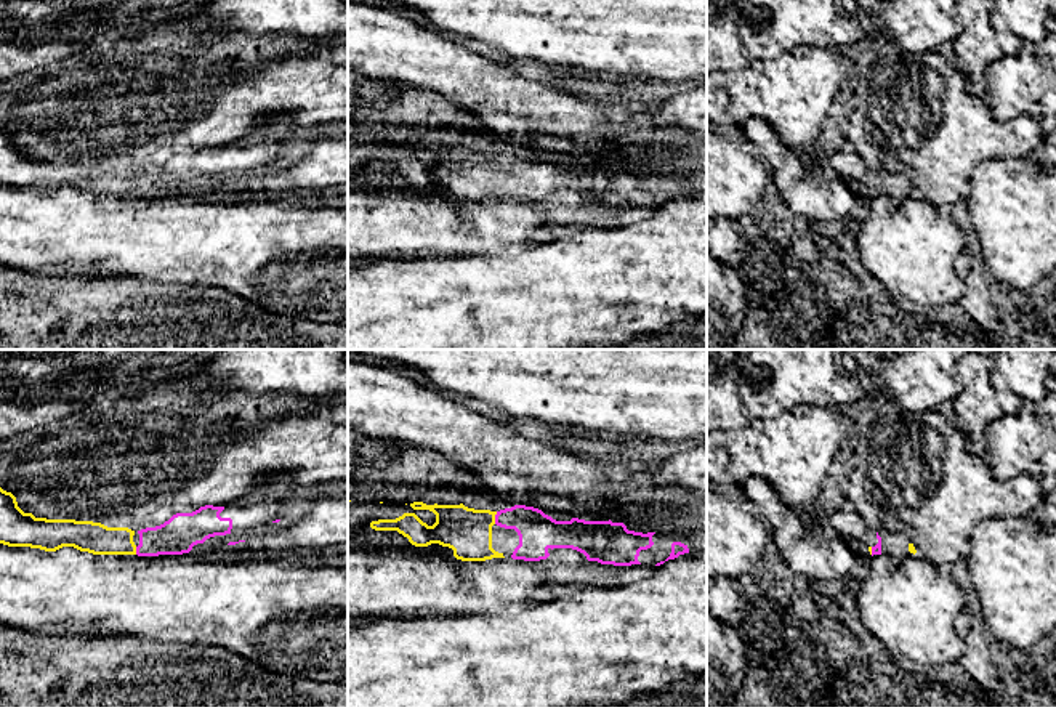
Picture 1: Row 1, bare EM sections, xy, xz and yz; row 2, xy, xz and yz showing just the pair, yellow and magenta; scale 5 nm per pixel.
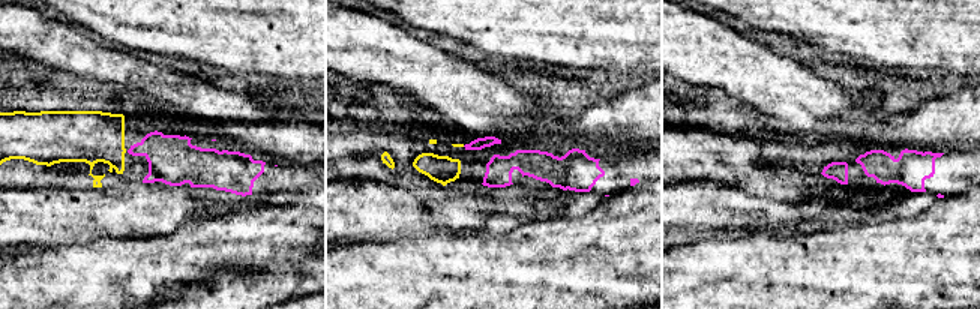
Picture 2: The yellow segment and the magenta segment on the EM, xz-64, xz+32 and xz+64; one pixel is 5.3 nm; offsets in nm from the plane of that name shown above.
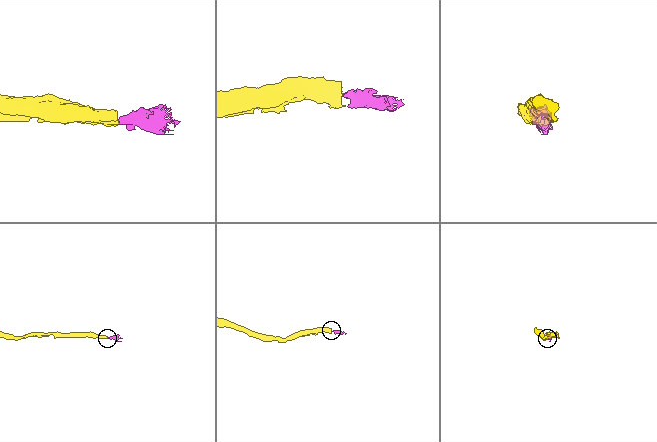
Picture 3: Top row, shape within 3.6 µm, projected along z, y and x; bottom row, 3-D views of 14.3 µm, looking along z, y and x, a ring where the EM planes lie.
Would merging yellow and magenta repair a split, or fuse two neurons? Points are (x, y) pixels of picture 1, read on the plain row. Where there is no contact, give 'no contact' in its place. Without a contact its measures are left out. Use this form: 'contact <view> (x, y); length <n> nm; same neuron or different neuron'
contact xz (494, 159); length 70 nm; same neuron

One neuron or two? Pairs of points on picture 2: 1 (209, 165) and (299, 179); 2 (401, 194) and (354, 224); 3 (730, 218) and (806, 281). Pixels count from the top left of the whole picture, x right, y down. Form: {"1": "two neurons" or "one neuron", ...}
{"1": "one neuron", "2": "one neuron", "3": "two neurons"}

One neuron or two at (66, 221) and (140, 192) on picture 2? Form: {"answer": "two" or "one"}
{"answer": "one"}

